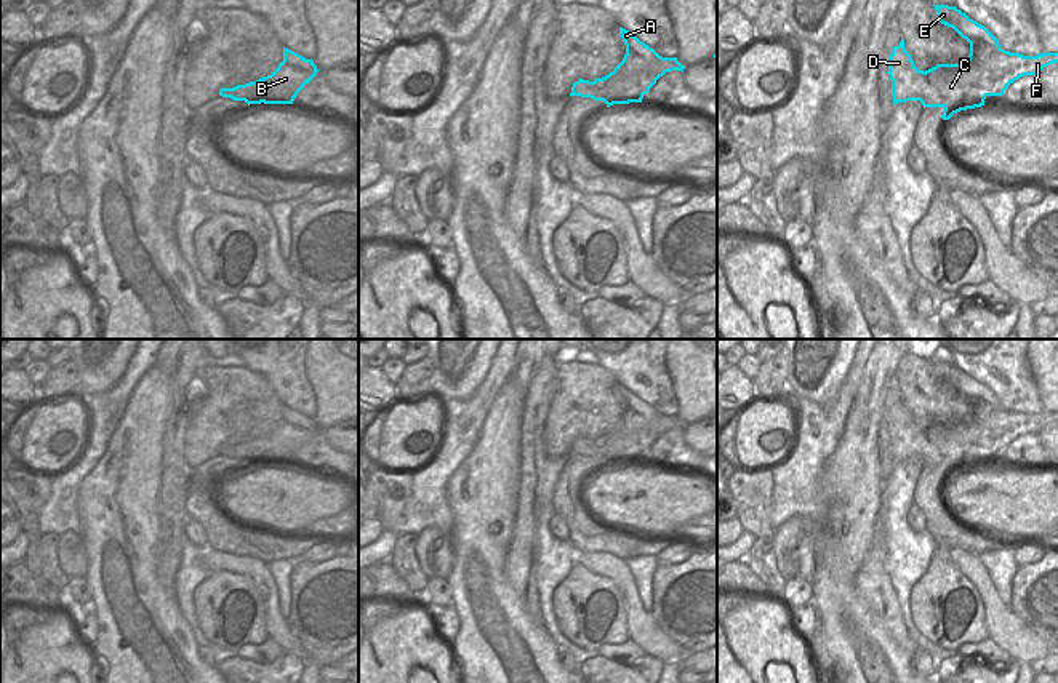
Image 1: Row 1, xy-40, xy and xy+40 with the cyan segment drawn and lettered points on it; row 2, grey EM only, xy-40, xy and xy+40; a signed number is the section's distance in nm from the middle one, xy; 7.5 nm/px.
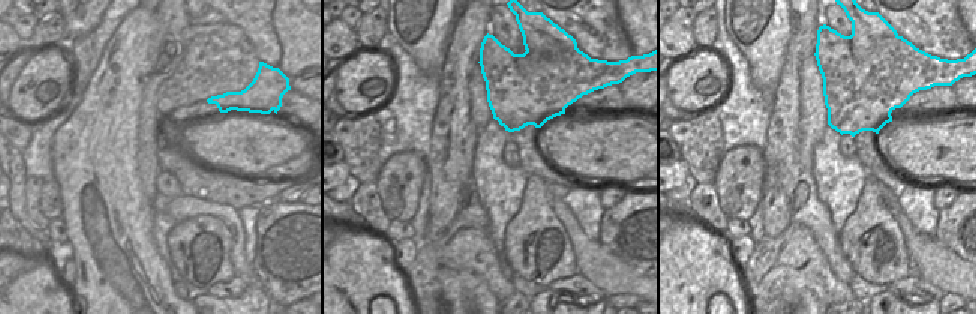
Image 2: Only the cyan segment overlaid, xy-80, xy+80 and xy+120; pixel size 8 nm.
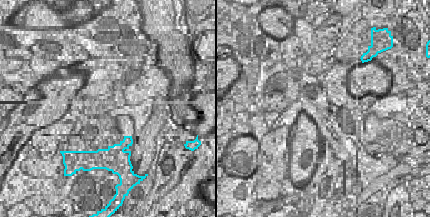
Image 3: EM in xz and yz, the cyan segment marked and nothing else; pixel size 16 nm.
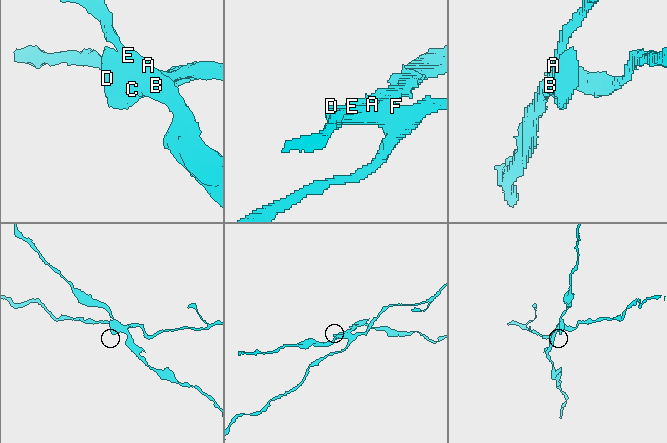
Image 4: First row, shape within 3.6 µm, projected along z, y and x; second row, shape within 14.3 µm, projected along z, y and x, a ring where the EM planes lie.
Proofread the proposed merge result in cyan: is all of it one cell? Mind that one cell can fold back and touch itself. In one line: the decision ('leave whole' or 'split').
split

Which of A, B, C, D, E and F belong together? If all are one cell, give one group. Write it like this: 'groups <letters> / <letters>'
groups A B E / C D F

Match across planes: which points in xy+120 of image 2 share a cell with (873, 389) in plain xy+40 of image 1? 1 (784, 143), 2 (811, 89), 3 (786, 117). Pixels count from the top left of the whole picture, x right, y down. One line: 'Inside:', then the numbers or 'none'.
Inside: 1, 3

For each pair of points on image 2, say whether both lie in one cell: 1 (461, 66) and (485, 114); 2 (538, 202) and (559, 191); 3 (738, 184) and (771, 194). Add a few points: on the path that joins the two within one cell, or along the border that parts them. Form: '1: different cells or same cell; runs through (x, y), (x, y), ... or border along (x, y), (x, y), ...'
1: different cells; border along (477, 62), (468, 81), (470, 116)
2: different cells; border along (546, 184), (546, 188), (553, 196)
3: different cells; border along (762, 155), (763, 194), (759, 200)

